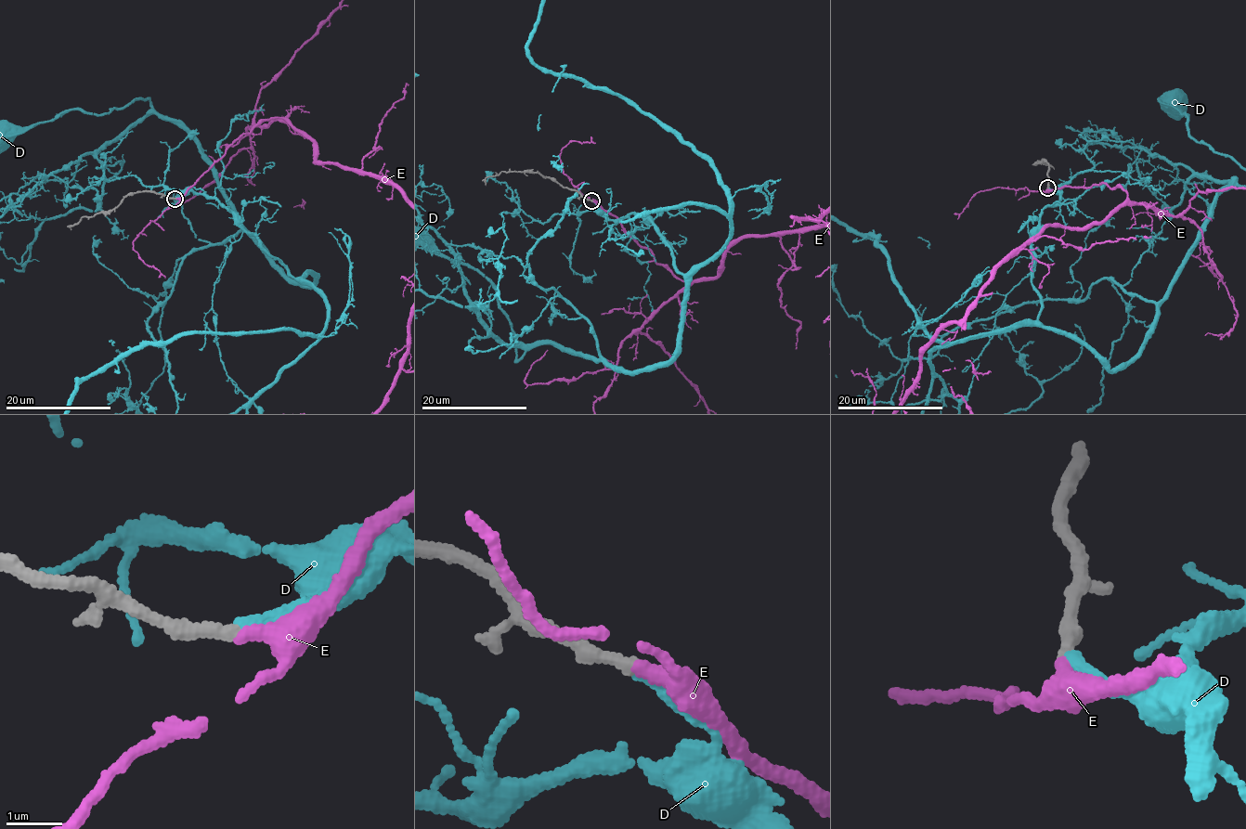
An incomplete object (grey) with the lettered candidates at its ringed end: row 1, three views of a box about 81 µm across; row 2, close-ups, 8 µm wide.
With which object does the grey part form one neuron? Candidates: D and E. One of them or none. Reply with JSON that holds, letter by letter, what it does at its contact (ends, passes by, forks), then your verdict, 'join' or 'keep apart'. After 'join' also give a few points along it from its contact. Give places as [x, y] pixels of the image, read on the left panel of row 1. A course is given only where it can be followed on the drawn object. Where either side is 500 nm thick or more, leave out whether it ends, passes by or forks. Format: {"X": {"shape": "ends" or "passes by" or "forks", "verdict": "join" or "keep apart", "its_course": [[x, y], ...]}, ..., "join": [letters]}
{"D": {"shape": "ends", "verdict": "keep apart"}, "E": {"shape": "passes by", "verdict": "join"}, "join": ["E"]}

